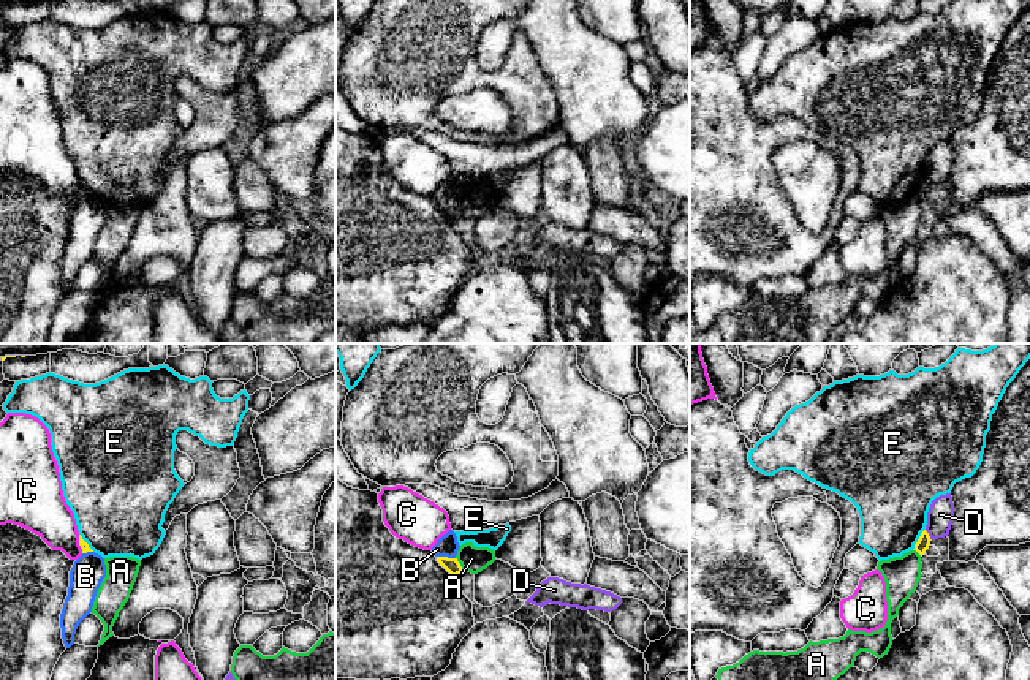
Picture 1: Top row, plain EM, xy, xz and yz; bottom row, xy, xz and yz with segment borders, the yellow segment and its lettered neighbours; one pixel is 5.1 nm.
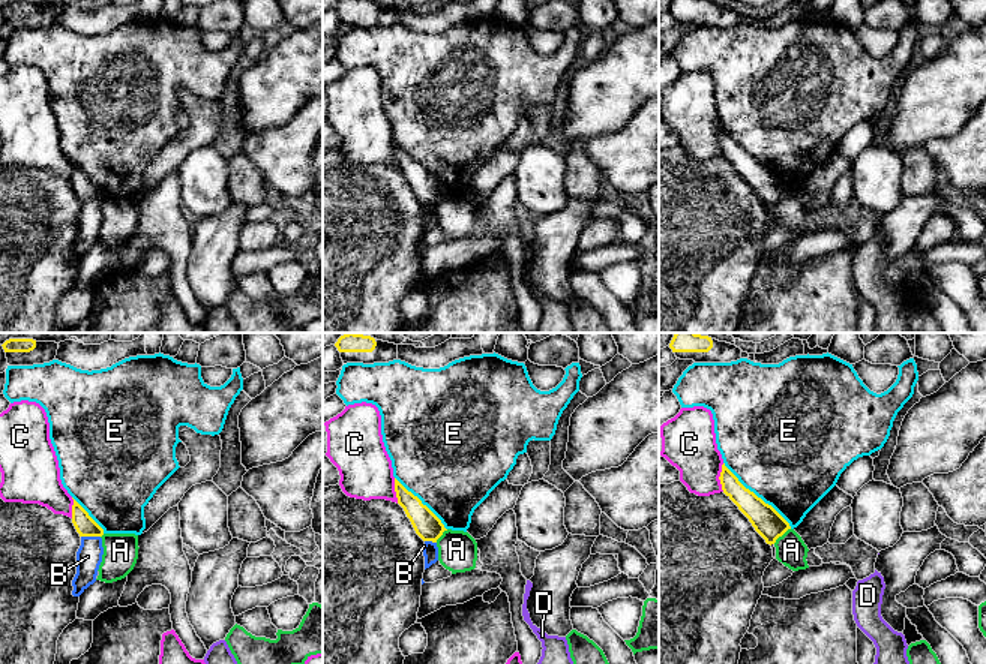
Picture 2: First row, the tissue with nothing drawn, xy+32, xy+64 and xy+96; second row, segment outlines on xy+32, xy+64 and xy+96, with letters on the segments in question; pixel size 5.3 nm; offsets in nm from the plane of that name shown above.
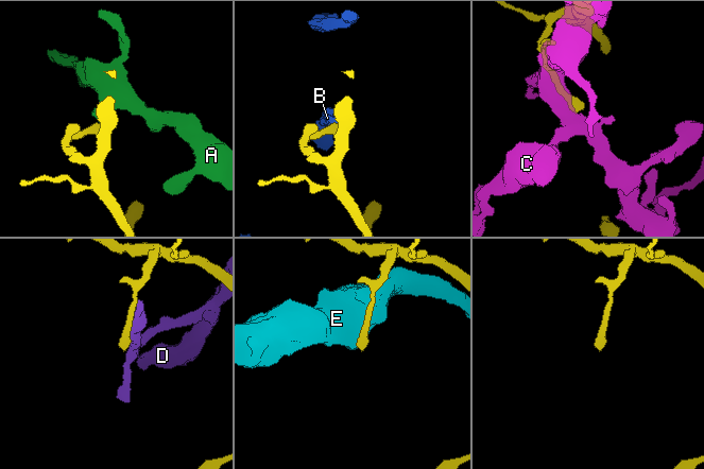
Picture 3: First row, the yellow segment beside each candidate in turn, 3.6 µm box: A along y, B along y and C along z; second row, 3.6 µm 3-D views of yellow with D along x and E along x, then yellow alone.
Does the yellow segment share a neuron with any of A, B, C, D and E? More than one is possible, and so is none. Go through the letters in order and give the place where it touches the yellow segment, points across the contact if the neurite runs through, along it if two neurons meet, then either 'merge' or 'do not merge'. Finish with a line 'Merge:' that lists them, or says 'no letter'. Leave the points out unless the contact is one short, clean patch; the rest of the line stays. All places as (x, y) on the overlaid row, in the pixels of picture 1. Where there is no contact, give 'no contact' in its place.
A: contact xz (459, 565); border xz (456, 557), (464, 571); do not merge
B: contact xz (446, 557); border xz (437, 555), (454, 559); do not merge
C: contact xy (79, 544); do not merge
D: contact yz (927, 535); do not merge
E: contact yz (918, 540); do not merge
Merge: no letter

